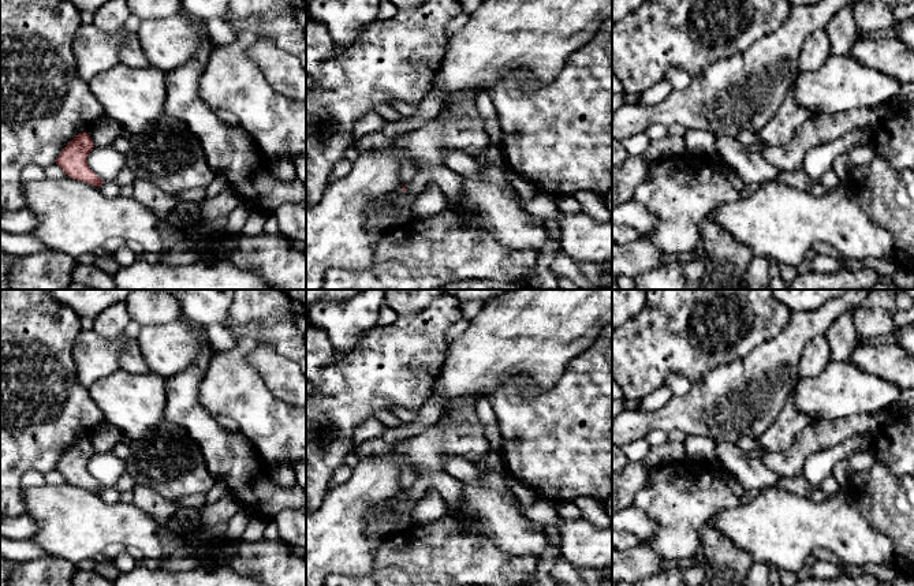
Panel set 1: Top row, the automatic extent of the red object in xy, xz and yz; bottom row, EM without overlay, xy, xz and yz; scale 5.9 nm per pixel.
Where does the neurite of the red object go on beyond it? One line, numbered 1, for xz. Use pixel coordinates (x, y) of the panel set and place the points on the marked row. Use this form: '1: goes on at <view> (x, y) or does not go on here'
1: does not go on here

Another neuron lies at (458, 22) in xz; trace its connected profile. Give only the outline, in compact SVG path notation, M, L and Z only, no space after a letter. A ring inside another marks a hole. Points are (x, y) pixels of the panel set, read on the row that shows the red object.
M460 12L458 16L455 16L447 26L445 31L447 36L451 37L455 33L460 31L465 25L469 22L469 15L466 12Z

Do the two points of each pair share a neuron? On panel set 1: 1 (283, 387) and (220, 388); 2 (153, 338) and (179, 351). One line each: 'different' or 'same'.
1: different
2: same

